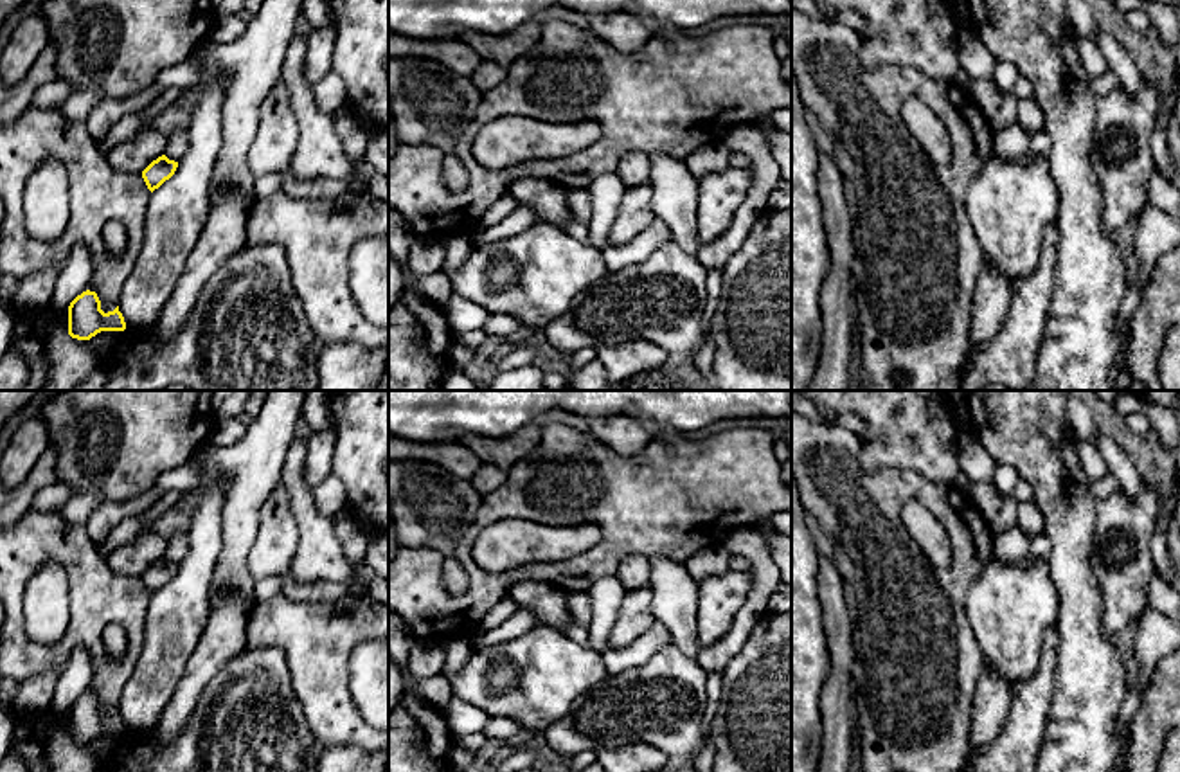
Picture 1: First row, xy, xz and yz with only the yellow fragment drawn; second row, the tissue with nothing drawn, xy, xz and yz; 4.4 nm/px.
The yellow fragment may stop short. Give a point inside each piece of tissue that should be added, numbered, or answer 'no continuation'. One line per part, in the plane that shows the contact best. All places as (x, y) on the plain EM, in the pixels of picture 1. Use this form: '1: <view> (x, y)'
no continuation

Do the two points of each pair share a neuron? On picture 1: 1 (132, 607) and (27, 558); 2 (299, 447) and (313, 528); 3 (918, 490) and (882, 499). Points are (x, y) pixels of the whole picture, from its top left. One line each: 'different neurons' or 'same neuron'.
1: same neuron
2: same neuron
3: same neuron

